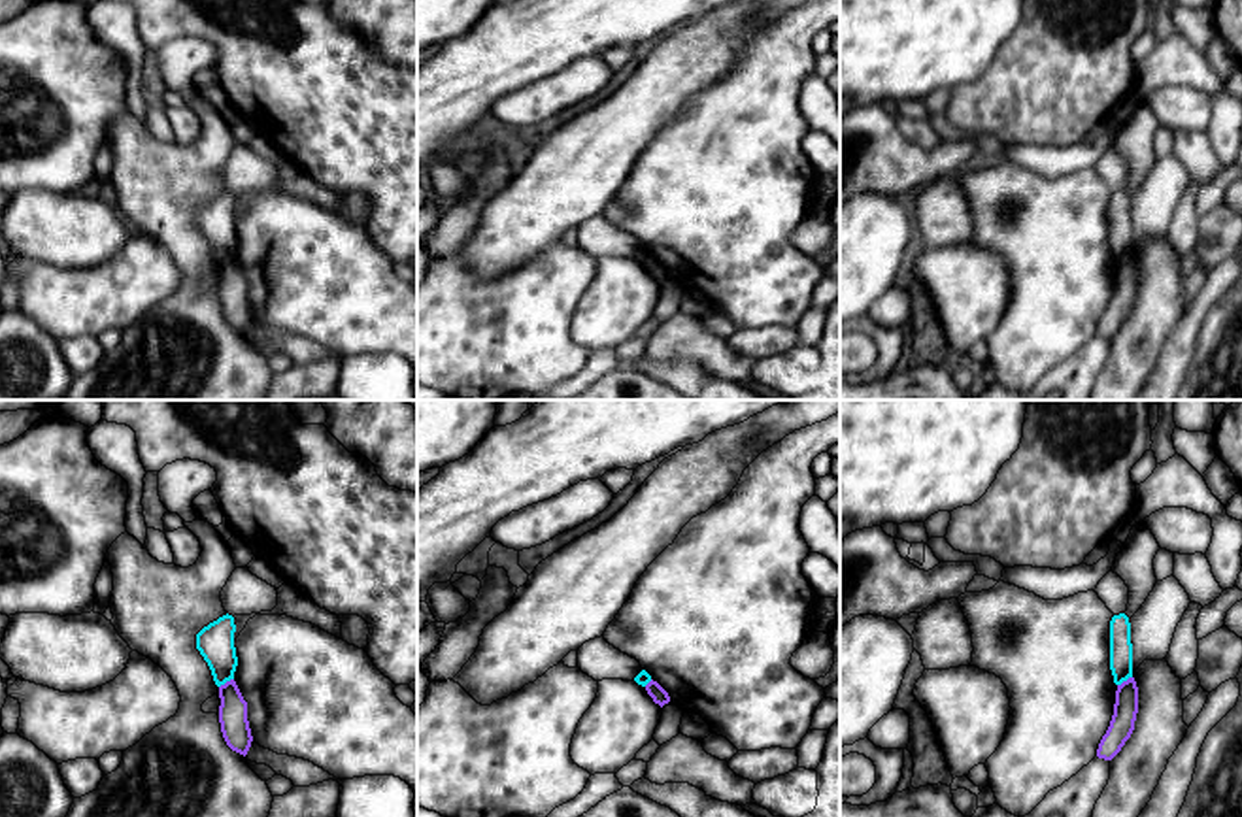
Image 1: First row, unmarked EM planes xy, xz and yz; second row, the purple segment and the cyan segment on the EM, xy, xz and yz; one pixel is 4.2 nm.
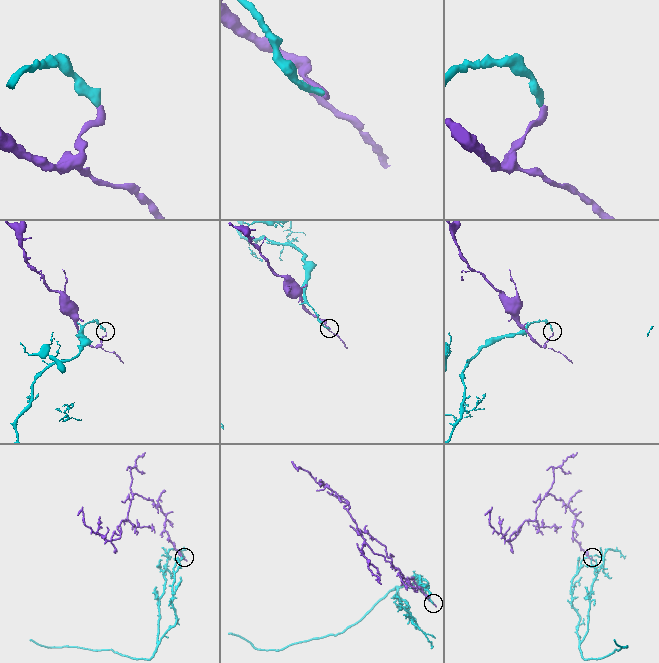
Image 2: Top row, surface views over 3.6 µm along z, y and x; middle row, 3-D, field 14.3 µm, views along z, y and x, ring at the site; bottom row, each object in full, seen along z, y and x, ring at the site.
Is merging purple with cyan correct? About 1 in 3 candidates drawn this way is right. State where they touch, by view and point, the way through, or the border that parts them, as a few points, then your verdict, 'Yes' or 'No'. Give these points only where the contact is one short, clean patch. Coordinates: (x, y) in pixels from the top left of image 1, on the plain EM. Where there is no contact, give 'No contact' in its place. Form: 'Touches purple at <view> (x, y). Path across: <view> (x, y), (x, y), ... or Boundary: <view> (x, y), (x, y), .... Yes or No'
Touches purple at xy (227, 259). Boundary: xy (233, 255), (219, 265). No

